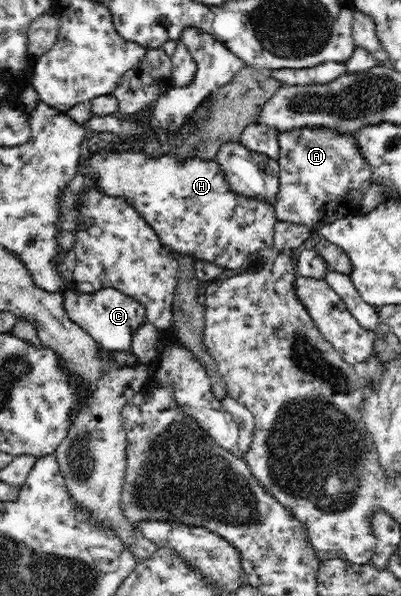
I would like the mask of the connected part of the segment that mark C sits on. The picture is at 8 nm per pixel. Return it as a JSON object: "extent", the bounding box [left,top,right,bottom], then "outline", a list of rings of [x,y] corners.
{"extent":[62,288,147,351],"outline":[[[107,288],[93,293],[66,290],[62,294],[64,309],[70,320],[86,330],[106,351],[128,351],[134,331],[147,322],[142,304],[133,297]]]}

